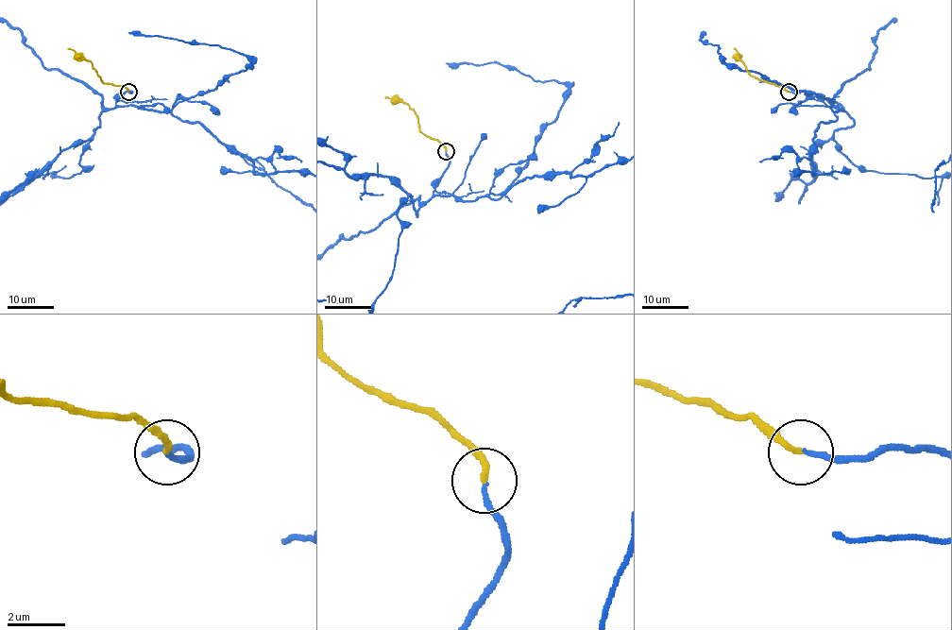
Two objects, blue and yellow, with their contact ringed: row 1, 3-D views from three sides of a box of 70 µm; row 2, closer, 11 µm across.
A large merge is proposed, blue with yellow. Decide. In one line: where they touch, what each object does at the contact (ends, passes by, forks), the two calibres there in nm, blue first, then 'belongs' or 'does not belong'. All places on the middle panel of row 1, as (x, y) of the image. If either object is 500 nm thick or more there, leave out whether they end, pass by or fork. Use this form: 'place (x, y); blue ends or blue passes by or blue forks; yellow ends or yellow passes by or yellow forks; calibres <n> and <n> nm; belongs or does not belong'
place (446, 151); blue ends; yellow ends; calibres 160 and 200 nm; belongs

